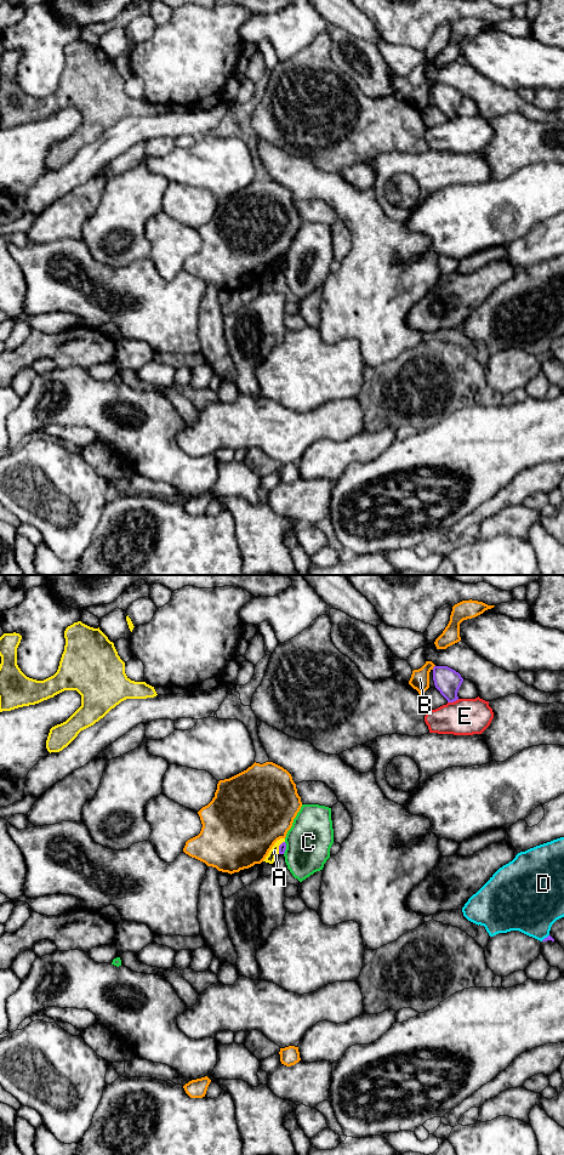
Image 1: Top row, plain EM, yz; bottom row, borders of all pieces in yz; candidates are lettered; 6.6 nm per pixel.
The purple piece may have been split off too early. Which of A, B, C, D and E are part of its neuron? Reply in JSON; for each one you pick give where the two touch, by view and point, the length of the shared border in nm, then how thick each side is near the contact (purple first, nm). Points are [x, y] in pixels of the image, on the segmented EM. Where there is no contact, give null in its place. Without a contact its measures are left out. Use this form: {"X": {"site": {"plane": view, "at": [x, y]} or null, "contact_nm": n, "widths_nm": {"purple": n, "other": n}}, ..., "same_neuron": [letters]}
{"same_neuron": []}

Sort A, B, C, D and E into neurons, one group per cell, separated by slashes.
A / B / C / D / E

